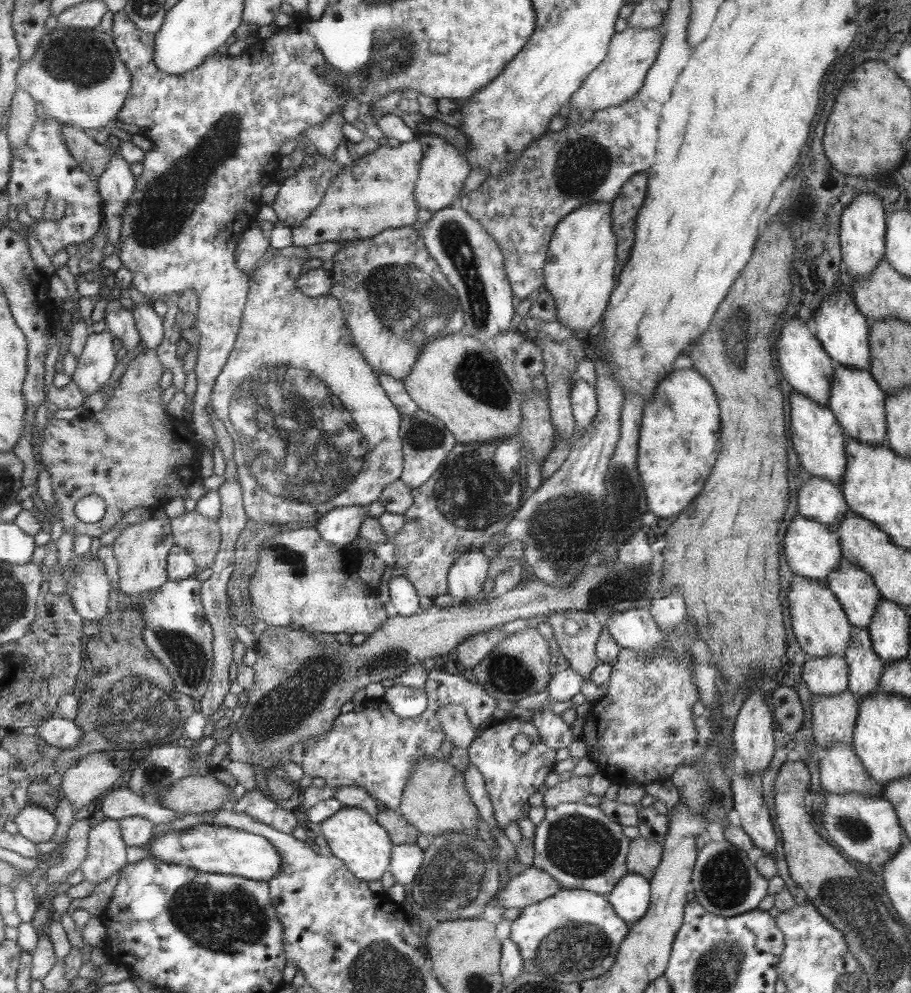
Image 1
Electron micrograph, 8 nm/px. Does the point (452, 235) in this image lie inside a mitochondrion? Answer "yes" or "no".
yes

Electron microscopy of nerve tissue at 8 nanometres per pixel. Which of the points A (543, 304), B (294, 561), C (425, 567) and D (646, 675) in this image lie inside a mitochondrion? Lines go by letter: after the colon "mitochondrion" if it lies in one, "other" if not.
A: other
B: mitochondrion
C: other
D: other

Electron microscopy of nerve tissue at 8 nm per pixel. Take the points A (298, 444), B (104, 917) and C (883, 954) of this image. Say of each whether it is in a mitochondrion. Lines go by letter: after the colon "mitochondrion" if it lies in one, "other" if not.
A: mitochondrion
B: other
C: mitochondrion

